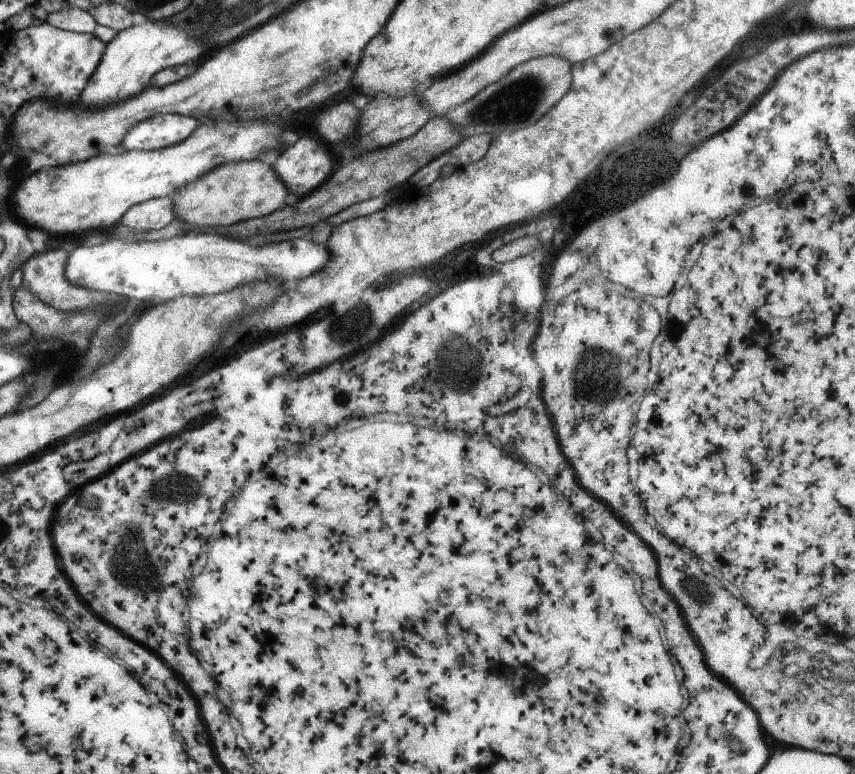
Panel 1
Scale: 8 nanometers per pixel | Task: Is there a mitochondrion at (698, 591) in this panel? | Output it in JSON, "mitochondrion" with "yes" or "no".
{"mitochondrion":"yes"}

